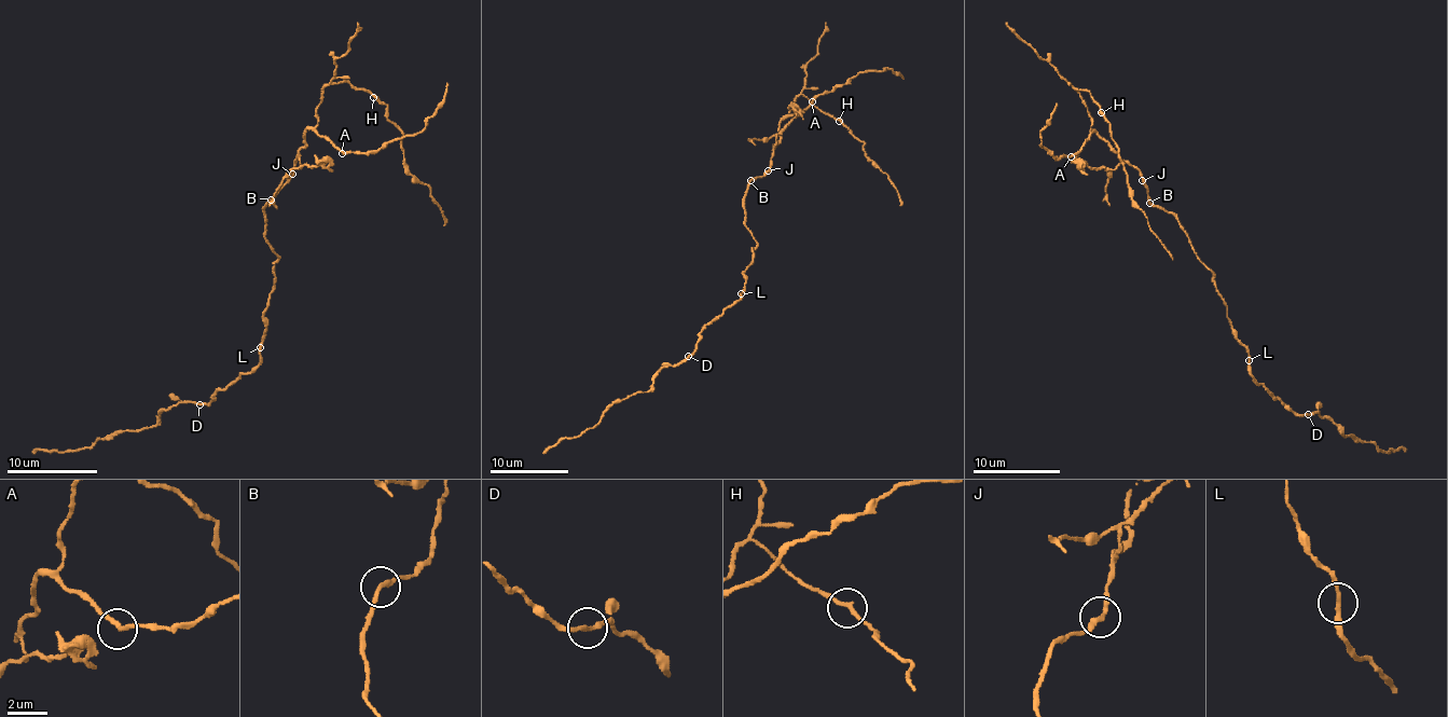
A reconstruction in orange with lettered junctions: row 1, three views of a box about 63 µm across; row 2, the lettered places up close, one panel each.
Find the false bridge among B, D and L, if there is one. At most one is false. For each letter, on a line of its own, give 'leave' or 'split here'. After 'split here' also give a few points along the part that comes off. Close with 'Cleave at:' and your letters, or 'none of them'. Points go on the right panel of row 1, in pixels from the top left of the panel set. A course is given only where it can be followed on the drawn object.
B: split here | (1148, 203), (1140, 173), (1090, 126), (1092, 118), (1075, 88), (1088, 91), (1109, 125), (1127, 188), (1173, 259)
D: leave
L: leave
Cleave at: B

